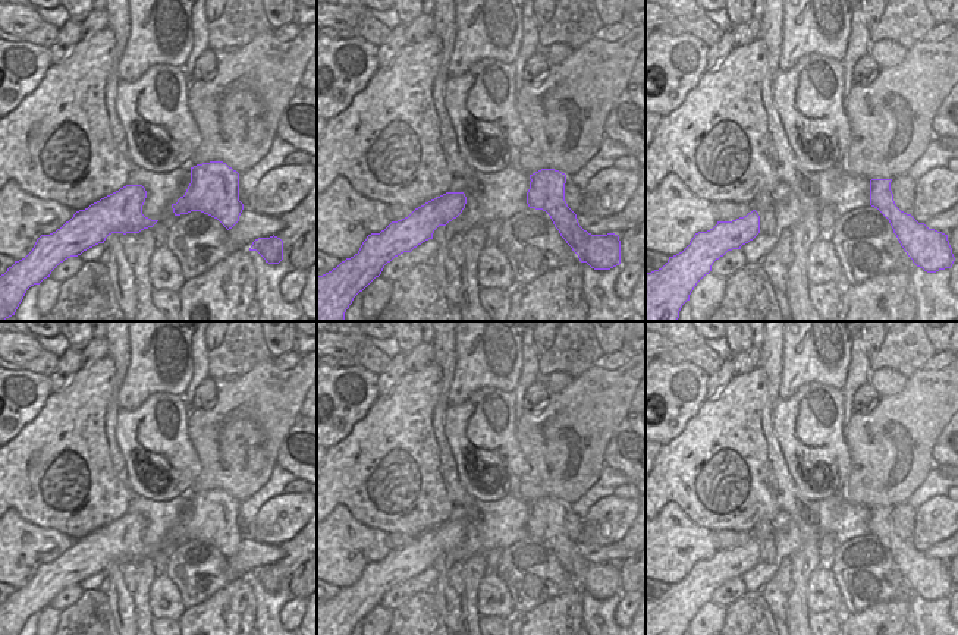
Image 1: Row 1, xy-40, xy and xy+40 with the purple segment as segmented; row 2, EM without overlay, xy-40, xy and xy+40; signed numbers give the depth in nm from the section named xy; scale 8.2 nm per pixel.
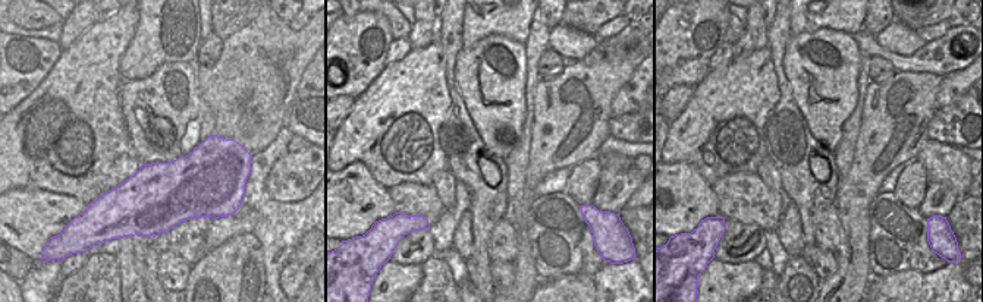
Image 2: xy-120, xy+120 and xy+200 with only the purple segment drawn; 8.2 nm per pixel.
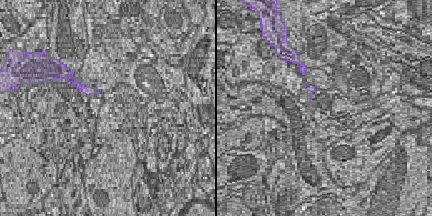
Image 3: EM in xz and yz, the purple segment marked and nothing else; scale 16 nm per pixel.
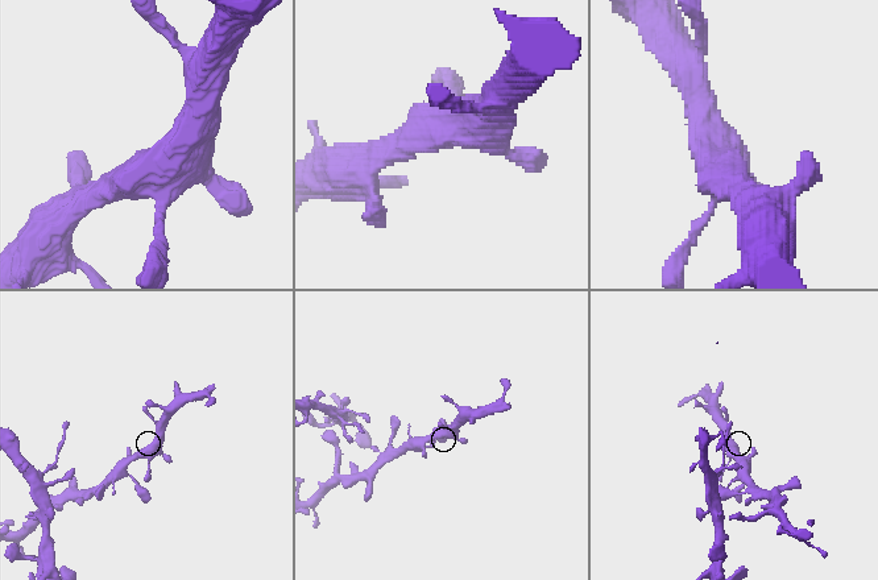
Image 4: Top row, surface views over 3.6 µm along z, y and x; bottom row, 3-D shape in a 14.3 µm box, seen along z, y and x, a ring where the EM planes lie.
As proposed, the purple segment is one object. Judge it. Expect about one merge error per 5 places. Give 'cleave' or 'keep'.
keep

